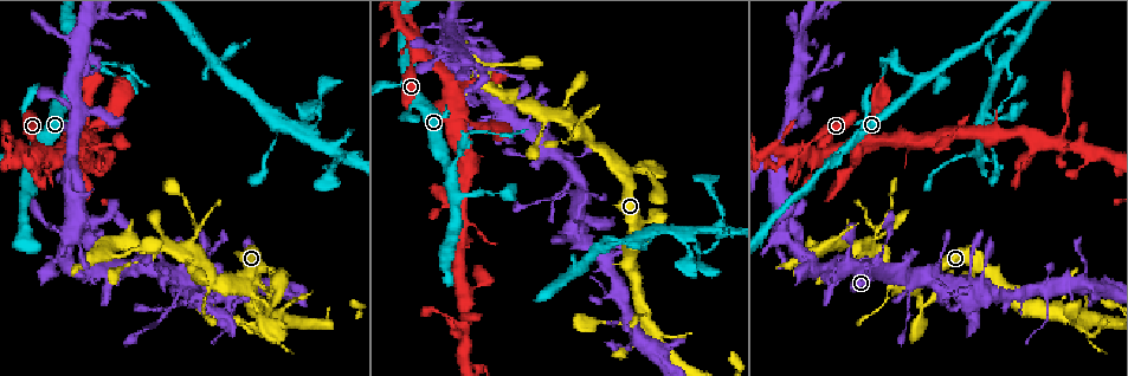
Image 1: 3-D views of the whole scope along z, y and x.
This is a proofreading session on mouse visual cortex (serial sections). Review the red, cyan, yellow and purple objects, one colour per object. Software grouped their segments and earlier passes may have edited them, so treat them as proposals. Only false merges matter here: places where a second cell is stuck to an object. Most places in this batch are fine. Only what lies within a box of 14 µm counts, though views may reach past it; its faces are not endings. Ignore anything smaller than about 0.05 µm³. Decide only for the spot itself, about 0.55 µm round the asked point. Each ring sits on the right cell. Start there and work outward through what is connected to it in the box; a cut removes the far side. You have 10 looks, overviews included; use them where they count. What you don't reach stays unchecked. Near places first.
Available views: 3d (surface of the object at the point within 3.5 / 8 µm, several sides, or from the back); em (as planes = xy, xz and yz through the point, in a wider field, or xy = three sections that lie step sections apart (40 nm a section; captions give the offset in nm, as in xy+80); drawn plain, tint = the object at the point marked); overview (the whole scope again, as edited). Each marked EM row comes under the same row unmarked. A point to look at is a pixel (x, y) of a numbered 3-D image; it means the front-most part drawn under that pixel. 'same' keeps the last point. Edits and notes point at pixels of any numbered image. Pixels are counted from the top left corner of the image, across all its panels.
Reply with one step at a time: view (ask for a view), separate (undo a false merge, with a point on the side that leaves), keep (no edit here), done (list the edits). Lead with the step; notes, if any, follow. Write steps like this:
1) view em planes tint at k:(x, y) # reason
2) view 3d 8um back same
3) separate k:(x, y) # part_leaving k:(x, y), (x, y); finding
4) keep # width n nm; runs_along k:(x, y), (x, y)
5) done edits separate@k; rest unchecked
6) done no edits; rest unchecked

view 3d 3.5um at 1:(919, 84) # three-way junction

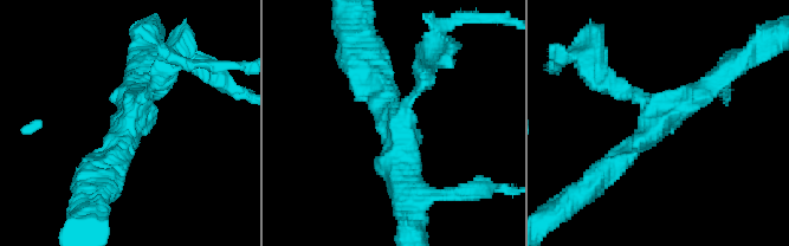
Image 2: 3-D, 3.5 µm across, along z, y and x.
view em planes tint at 2:(661, 116) # arms 3; arm_widths 150, 300, 350 nm

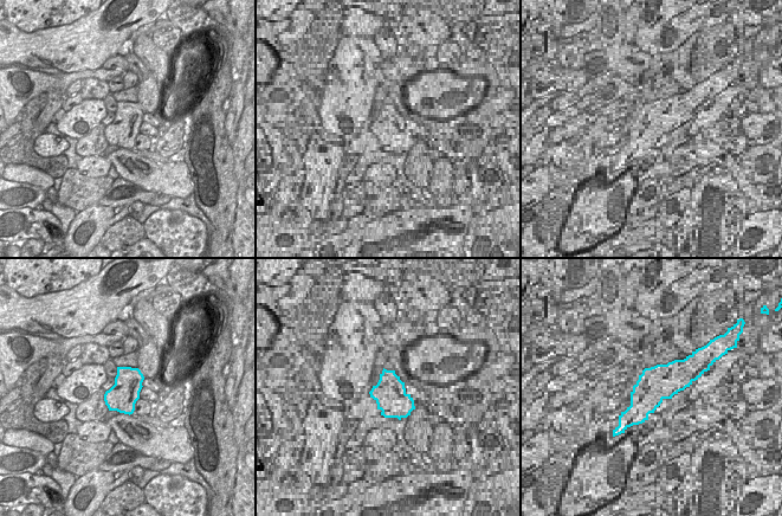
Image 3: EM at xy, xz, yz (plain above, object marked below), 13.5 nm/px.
keep # one cell here

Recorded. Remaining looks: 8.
view 3d 3.5um at 1:(410, 108) # abrupt turn

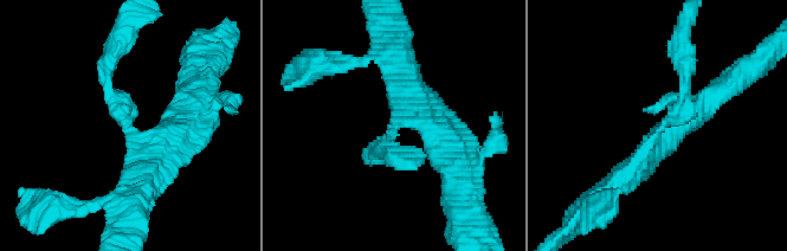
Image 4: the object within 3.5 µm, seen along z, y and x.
keep # arm_widths 150, 400 nm; runs_along 4:(675, 128), (684, 58); all the same cell

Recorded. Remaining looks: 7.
view 3d 3.5um at 1:(525, 122) # branch point

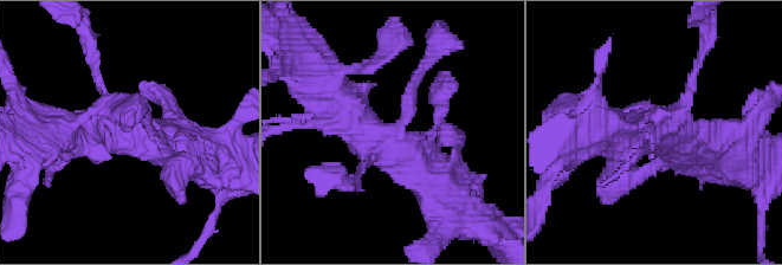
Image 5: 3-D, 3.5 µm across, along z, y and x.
view em planes tint at 5:(397, 138)

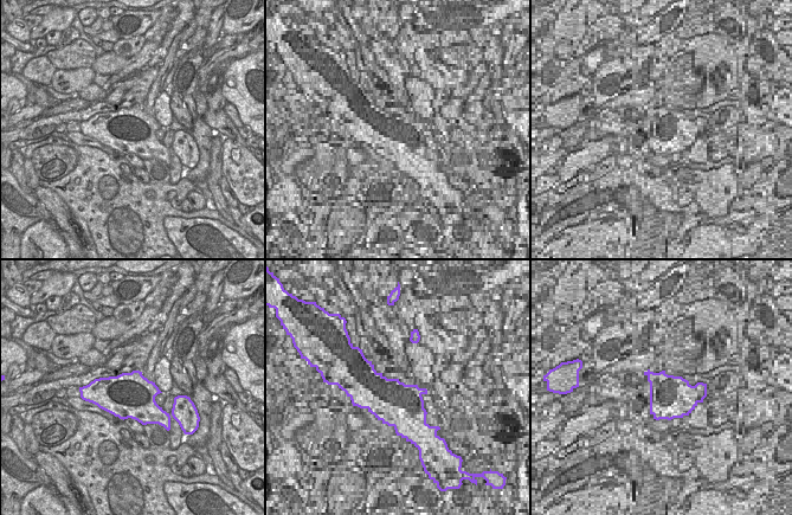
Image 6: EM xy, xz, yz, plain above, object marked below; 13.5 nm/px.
keep # all the same cell

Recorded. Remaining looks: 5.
view 3d 3.5um at 1:(580, 182) # branch point

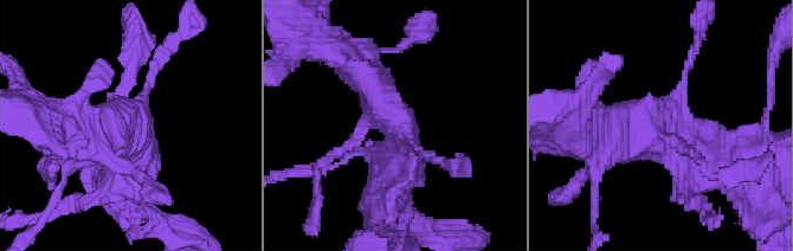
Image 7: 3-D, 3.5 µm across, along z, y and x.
view em xy step 5 tint at 7:(393, 120)

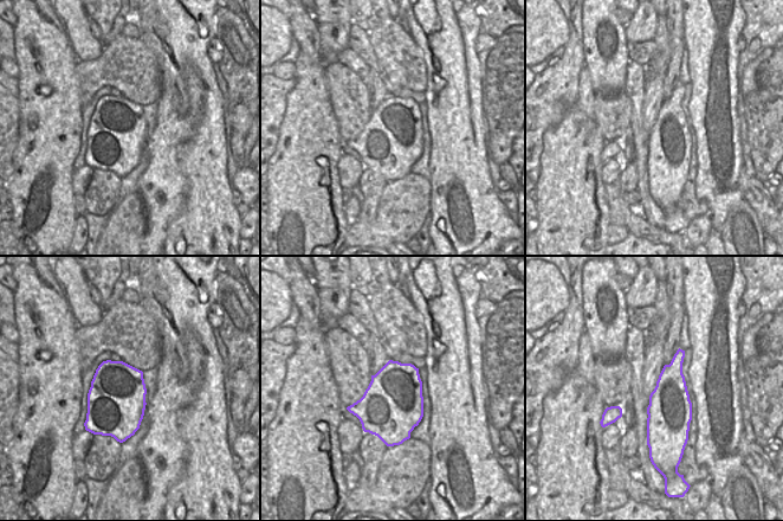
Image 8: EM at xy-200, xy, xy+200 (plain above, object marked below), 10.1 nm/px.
keep # runs_along 7:(343, 55), (401, 133), (394, 181); continuous, no second cell

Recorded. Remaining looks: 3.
done no edits; rest unchecked

